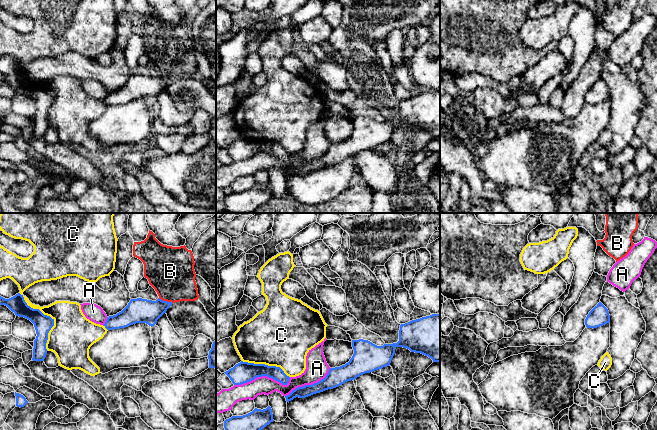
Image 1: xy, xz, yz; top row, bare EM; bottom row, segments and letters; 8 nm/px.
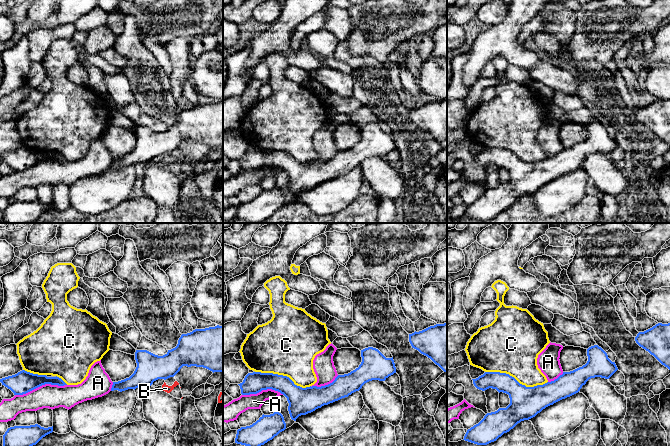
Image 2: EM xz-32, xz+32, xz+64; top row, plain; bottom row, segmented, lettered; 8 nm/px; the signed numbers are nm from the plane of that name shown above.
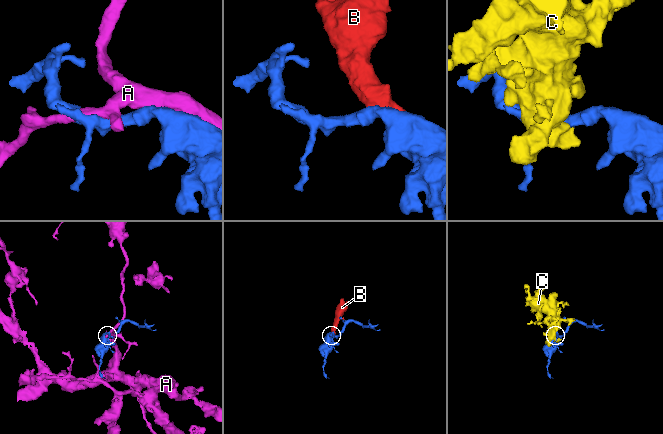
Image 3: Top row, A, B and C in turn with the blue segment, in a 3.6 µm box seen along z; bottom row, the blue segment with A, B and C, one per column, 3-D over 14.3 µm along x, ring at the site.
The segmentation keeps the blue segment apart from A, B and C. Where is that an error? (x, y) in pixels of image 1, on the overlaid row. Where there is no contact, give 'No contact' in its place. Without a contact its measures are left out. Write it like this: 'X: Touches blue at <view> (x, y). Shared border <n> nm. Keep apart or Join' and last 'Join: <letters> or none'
A: Touches blue at xz (263, 375). Shared border 460 nm. Keep apart
B: Touches blue at xy (165, 301). Shared border 120 nm. Keep apart
C: Touches blue at xy (49, 316). Shared border 500 nm. Keep apart
Join: none

